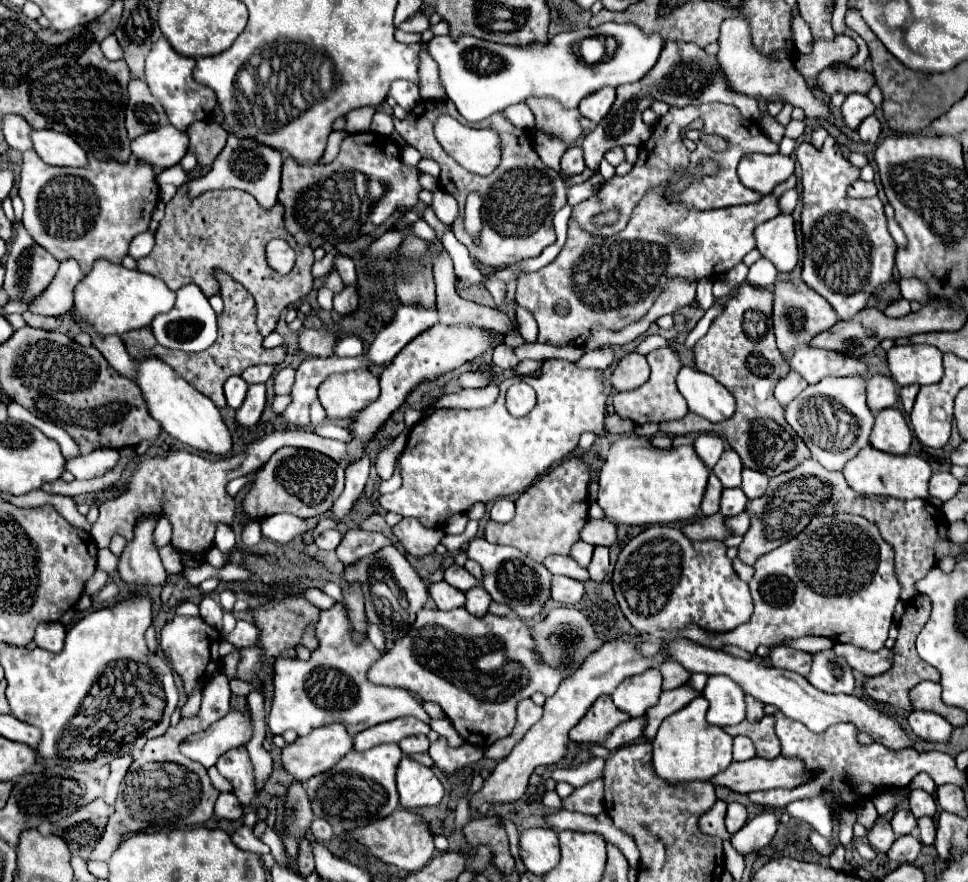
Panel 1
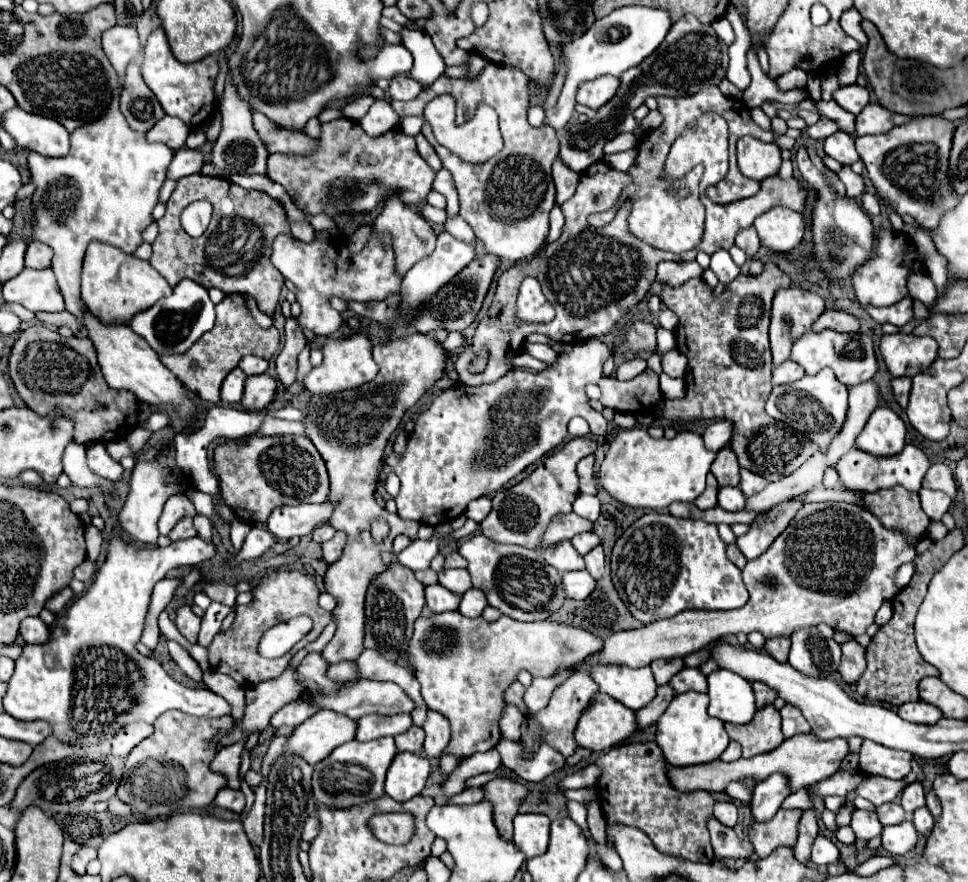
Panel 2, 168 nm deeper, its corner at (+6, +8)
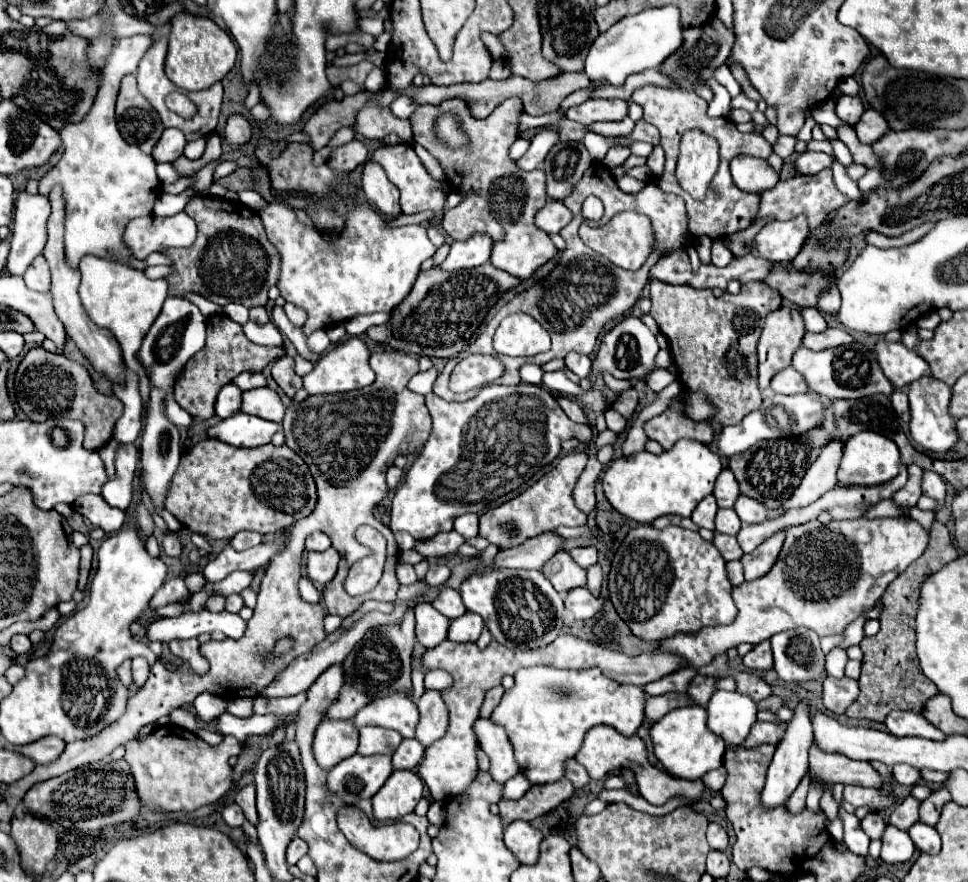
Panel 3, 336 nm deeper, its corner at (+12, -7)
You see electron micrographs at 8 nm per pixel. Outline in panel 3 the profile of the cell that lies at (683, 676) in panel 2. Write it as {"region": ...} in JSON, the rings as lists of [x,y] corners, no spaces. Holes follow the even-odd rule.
{"region":[[[697,675],[693,681],[691,681],[691,685],[689,685],[689,689],[687,689],[687,693],[695,699],[695,703],[697,705],[701,705],[701,707],[705,707],[707,703],[709,703],[709,699],[711,699],[711,695],[715,693],[715,683],[717,683],[717,677],[705,677],[705,675]]]}

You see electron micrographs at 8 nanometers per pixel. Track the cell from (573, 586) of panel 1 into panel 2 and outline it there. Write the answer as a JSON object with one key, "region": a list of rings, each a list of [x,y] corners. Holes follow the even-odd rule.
{"region":[[[587,570],[563,572],[561,580],[563,580],[565,596],[573,598],[573,600],[585,600],[595,588],[595,580],[591,578],[591,574]]]}

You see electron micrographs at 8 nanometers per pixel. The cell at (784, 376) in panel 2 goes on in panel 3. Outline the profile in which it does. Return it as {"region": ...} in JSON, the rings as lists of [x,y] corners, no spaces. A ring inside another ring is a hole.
{"region":[[[785,367],[781,369],[773,381],[771,381],[771,389],[775,393],[783,393],[783,395],[795,395],[795,393],[809,393],[809,387],[803,379],[803,375],[799,371],[795,371],[793,367]]]}

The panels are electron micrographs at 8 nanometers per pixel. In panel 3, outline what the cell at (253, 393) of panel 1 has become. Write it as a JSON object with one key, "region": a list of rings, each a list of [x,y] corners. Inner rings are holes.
{"region":[[[263,387],[263,389],[251,389],[251,391],[243,393],[241,411],[249,413],[249,415],[257,415],[257,417],[267,419],[267,421],[281,423],[285,407],[283,407],[277,391]]]}

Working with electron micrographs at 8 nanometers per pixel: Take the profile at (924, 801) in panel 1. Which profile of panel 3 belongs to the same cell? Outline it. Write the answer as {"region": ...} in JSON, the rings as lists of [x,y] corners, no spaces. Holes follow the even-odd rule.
{"region":[[[909,795],[907,799],[903,799],[893,809],[889,823],[895,825],[895,827],[901,827],[903,831],[907,831],[911,825],[915,825],[919,821],[919,803],[921,803],[919,799],[915,799],[915,797]]]}

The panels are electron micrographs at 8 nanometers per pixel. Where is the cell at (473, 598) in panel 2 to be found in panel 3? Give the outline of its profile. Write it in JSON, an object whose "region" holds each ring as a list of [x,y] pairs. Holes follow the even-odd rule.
{"region":[[[467,613],[461,615],[459,619],[451,621],[449,627],[449,639],[455,643],[475,643],[483,631],[483,619],[479,615]]]}

